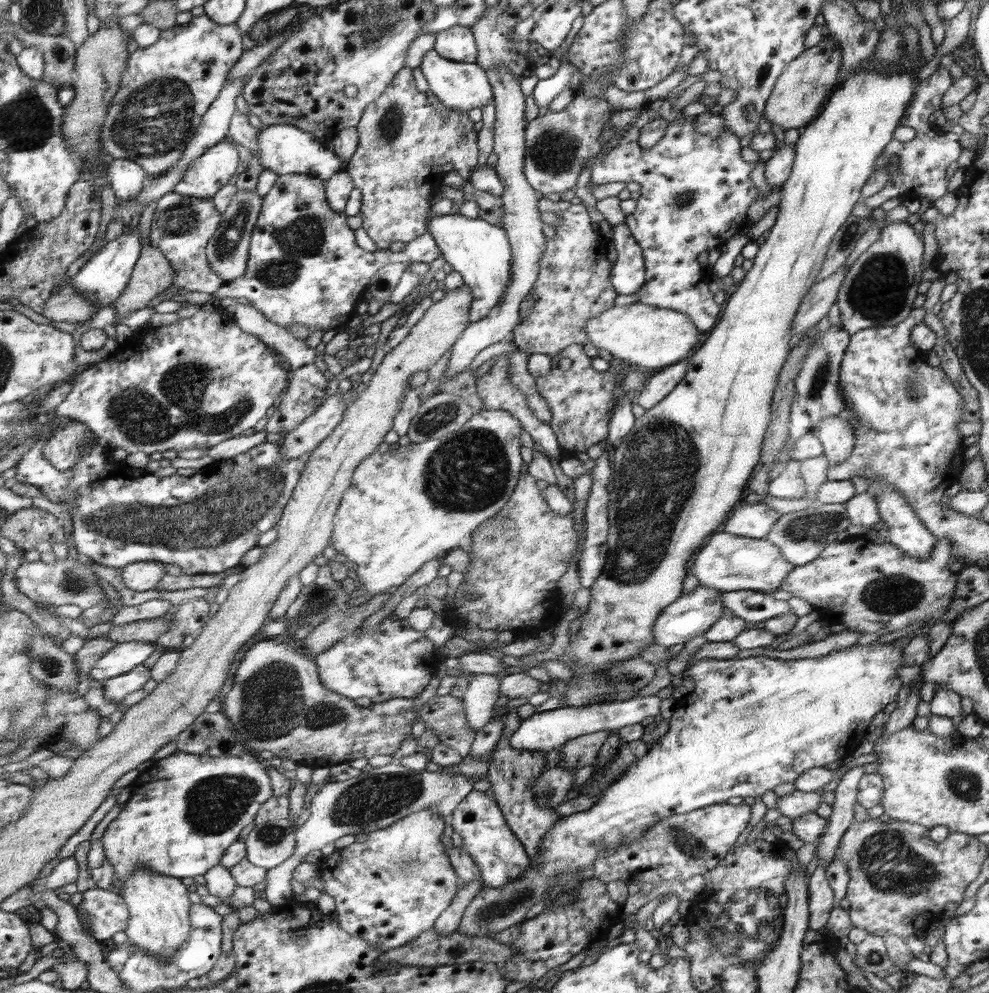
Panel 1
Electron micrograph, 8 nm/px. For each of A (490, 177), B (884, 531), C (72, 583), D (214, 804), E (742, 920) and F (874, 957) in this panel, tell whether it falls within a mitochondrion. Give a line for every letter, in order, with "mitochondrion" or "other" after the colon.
A: other
B: other
C: mitochondrion
D: mitochondrion
E: mitochondrion
F: mitochondrion

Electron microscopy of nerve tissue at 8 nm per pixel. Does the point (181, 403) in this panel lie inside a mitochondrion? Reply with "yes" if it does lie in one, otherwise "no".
yes

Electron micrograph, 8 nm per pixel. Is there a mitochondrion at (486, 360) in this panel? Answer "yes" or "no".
no

